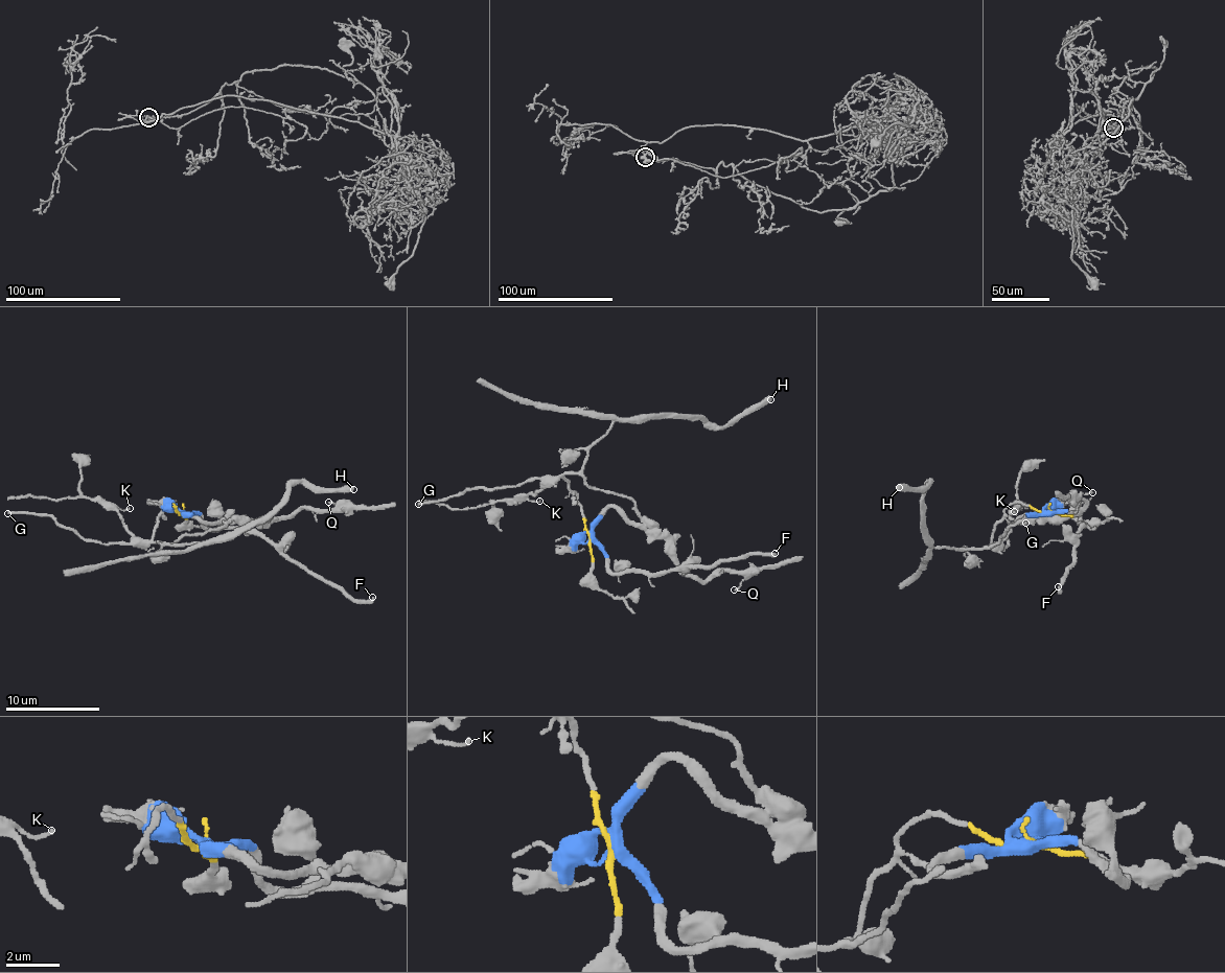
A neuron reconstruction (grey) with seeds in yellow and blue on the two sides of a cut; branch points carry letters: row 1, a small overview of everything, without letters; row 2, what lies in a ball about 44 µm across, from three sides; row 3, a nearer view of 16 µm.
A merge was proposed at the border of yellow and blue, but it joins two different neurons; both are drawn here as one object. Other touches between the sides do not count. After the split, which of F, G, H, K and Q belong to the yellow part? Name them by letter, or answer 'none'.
G, H, K

